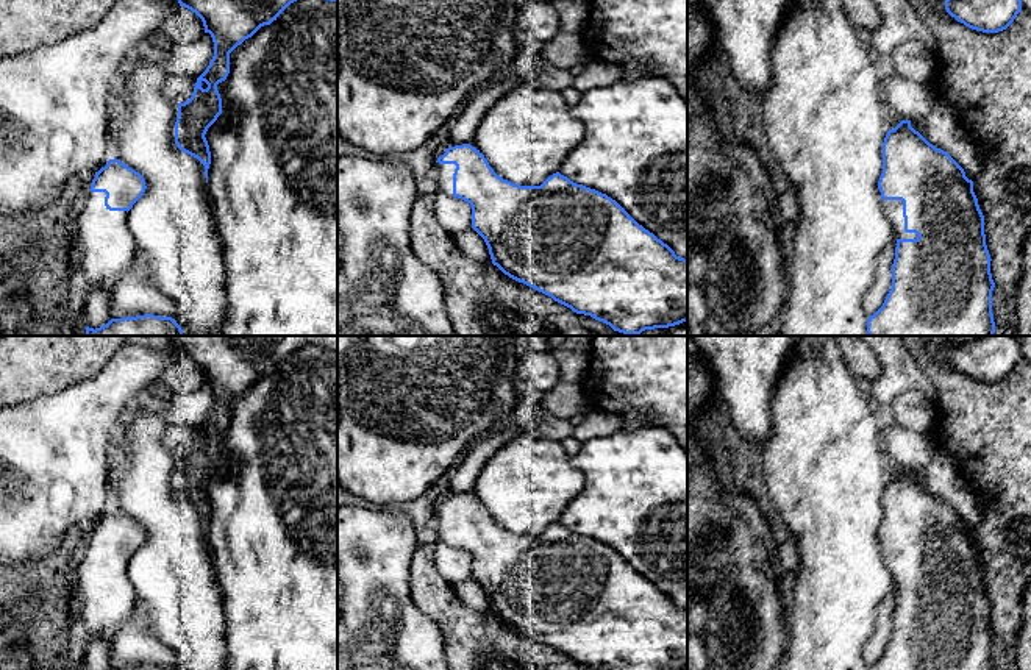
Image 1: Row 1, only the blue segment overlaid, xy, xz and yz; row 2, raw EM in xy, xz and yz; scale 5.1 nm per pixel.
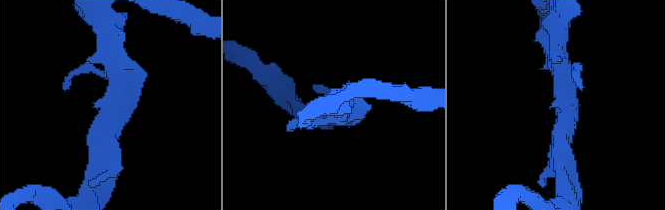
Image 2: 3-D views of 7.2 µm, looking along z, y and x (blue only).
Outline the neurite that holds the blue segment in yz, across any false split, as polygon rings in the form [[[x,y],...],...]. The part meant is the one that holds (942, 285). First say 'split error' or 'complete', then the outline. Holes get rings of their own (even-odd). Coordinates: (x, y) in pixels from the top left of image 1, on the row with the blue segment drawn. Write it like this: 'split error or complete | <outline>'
split error | [[[901,120],[883,142],[883,173],[878,181],[883,209],[897,237],[892,287],[883,306],[867,320],[869,336],[994,336],[990,255],[986,245],[984,216],[973,181],[944,150],[929,144]]]

